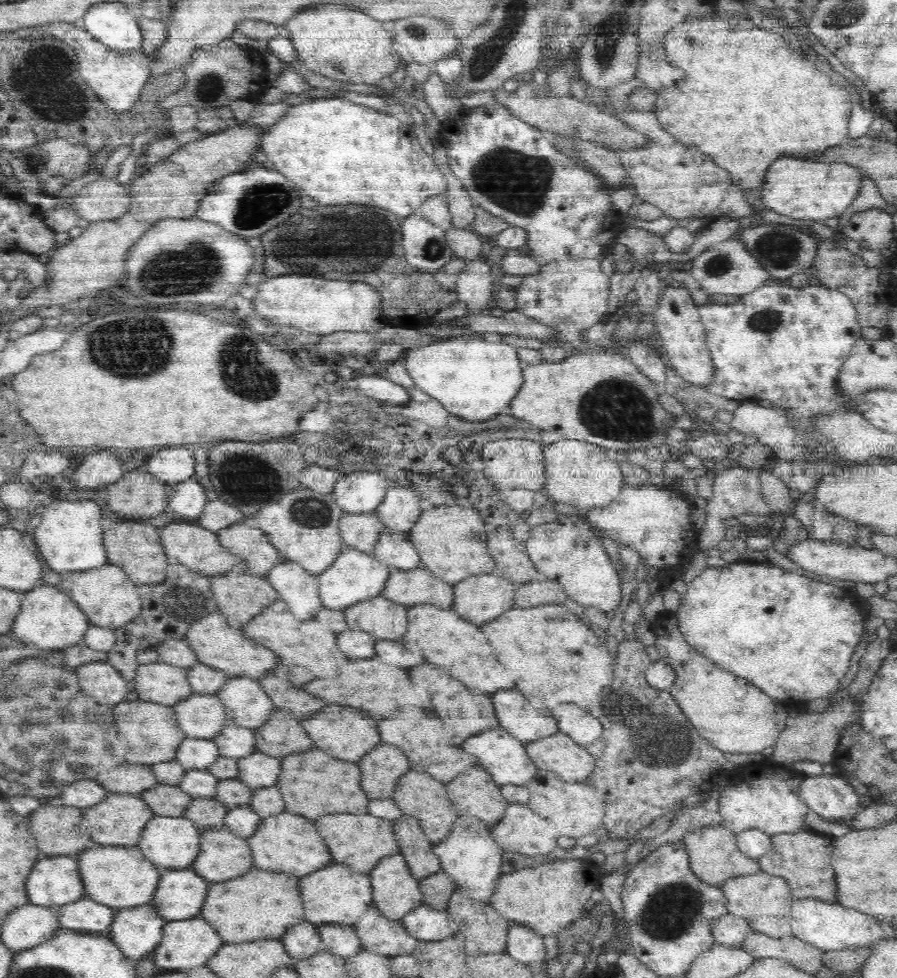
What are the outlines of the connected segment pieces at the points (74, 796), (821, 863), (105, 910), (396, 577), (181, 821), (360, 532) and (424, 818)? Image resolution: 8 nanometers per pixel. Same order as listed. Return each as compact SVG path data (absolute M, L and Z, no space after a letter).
M78 779L64 787L57 800L64 806L75 806L85 810L102 802L110 794L100 783L93 779Z
M802 828L793 833L771 835L772 850L758 858L761 870L785 878L796 898L818 898L824 902L836 902L837 884L835 870L832 870L830 856L835 846L833 838L818 832L806 832Z
M89 897L59 906L55 909L62 929L80 930L80 932L102 932L110 929L118 910L100 904Z
M420 566L407 571L394 569L381 596L408 608L420 604L450 608L454 600L452 590L453 585L439 579L430 569Z
M155 815L147 822L136 845L161 871L164 868L190 868L200 852L201 833L202 830L184 816L174 818Z
M375 511L369 513L344 513L339 521L339 534L343 544L364 551L373 552L381 533L386 530Z
M414 770L406 772L400 778L400 782L396 784L396 792L391 796L391 799L408 816L419 820L423 833L434 844L439 843L450 834L455 820L461 815L454 803L449 798L446 798L446 792L444 792L442 784L438 784L438 780L434 780L434 777L428 776L428 774L418 774Z

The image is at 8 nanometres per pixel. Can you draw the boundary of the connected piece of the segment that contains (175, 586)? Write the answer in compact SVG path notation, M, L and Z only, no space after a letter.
M170 563L166 578L160 583L137 585L142 601L141 611L116 631L116 644L109 650L108 662L119 671L124 680L134 679L134 672L122 672L122 662L134 662L134 650L152 649L166 639L184 639L189 626L207 614L218 612L211 591L211 579L180 563Z

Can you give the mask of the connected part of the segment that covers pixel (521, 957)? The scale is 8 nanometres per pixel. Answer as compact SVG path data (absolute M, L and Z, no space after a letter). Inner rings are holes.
M512 923L508 930L505 953L518 962L544 962L547 959L547 950L544 938L523 925Z

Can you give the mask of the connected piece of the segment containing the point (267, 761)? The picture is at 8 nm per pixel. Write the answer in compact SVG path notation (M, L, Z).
M258 750L238 759L239 775L236 777L246 782L252 789L276 784L280 776L280 760Z

